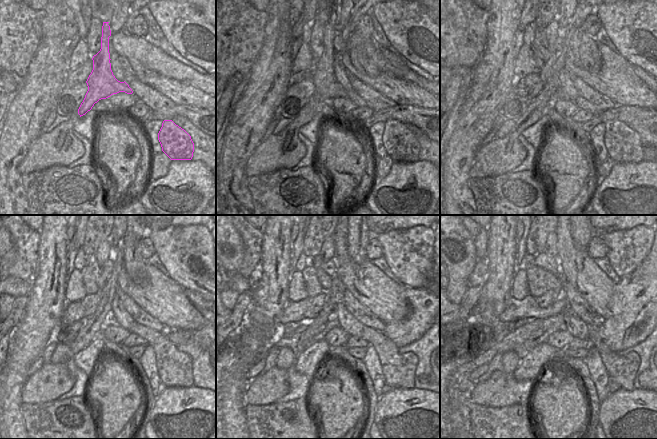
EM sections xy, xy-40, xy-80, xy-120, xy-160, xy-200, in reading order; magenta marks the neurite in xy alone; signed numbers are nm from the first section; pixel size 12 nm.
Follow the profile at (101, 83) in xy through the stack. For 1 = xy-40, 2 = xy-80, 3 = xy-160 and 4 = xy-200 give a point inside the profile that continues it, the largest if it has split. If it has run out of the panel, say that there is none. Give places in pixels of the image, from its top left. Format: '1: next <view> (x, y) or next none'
1: next xy-40 (326, 87)
2: next xy-80 (552, 30)
3: next xy-160 (399, 369)
4: next xy-200 (622, 369)

